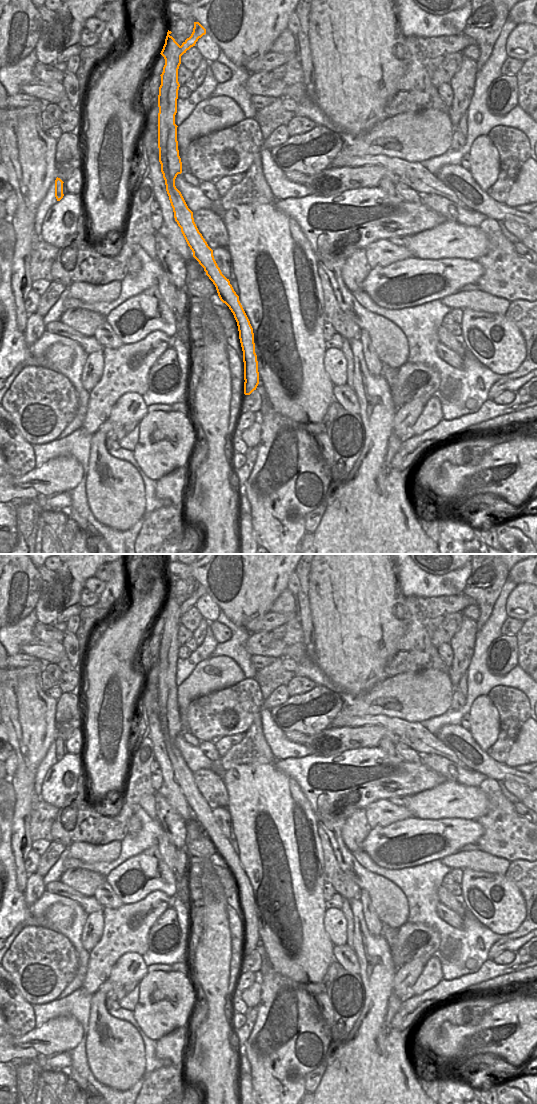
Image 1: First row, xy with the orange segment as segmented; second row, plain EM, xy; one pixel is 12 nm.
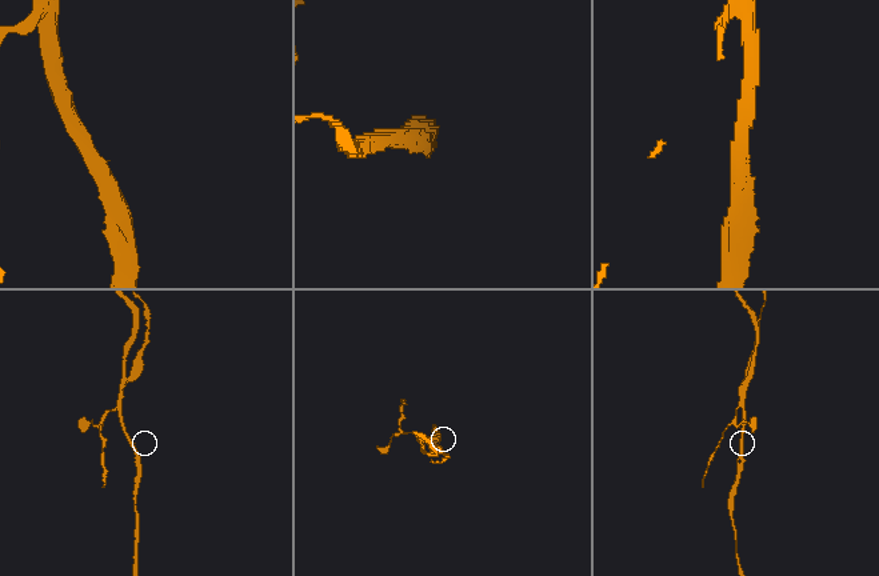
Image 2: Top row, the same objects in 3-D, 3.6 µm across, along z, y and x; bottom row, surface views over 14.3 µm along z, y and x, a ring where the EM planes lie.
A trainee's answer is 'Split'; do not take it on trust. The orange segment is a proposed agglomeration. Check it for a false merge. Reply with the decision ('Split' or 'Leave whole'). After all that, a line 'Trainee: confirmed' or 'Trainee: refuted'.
Split.
Trainee: confirmed

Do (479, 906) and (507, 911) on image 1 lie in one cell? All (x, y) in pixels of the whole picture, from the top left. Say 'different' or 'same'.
same

